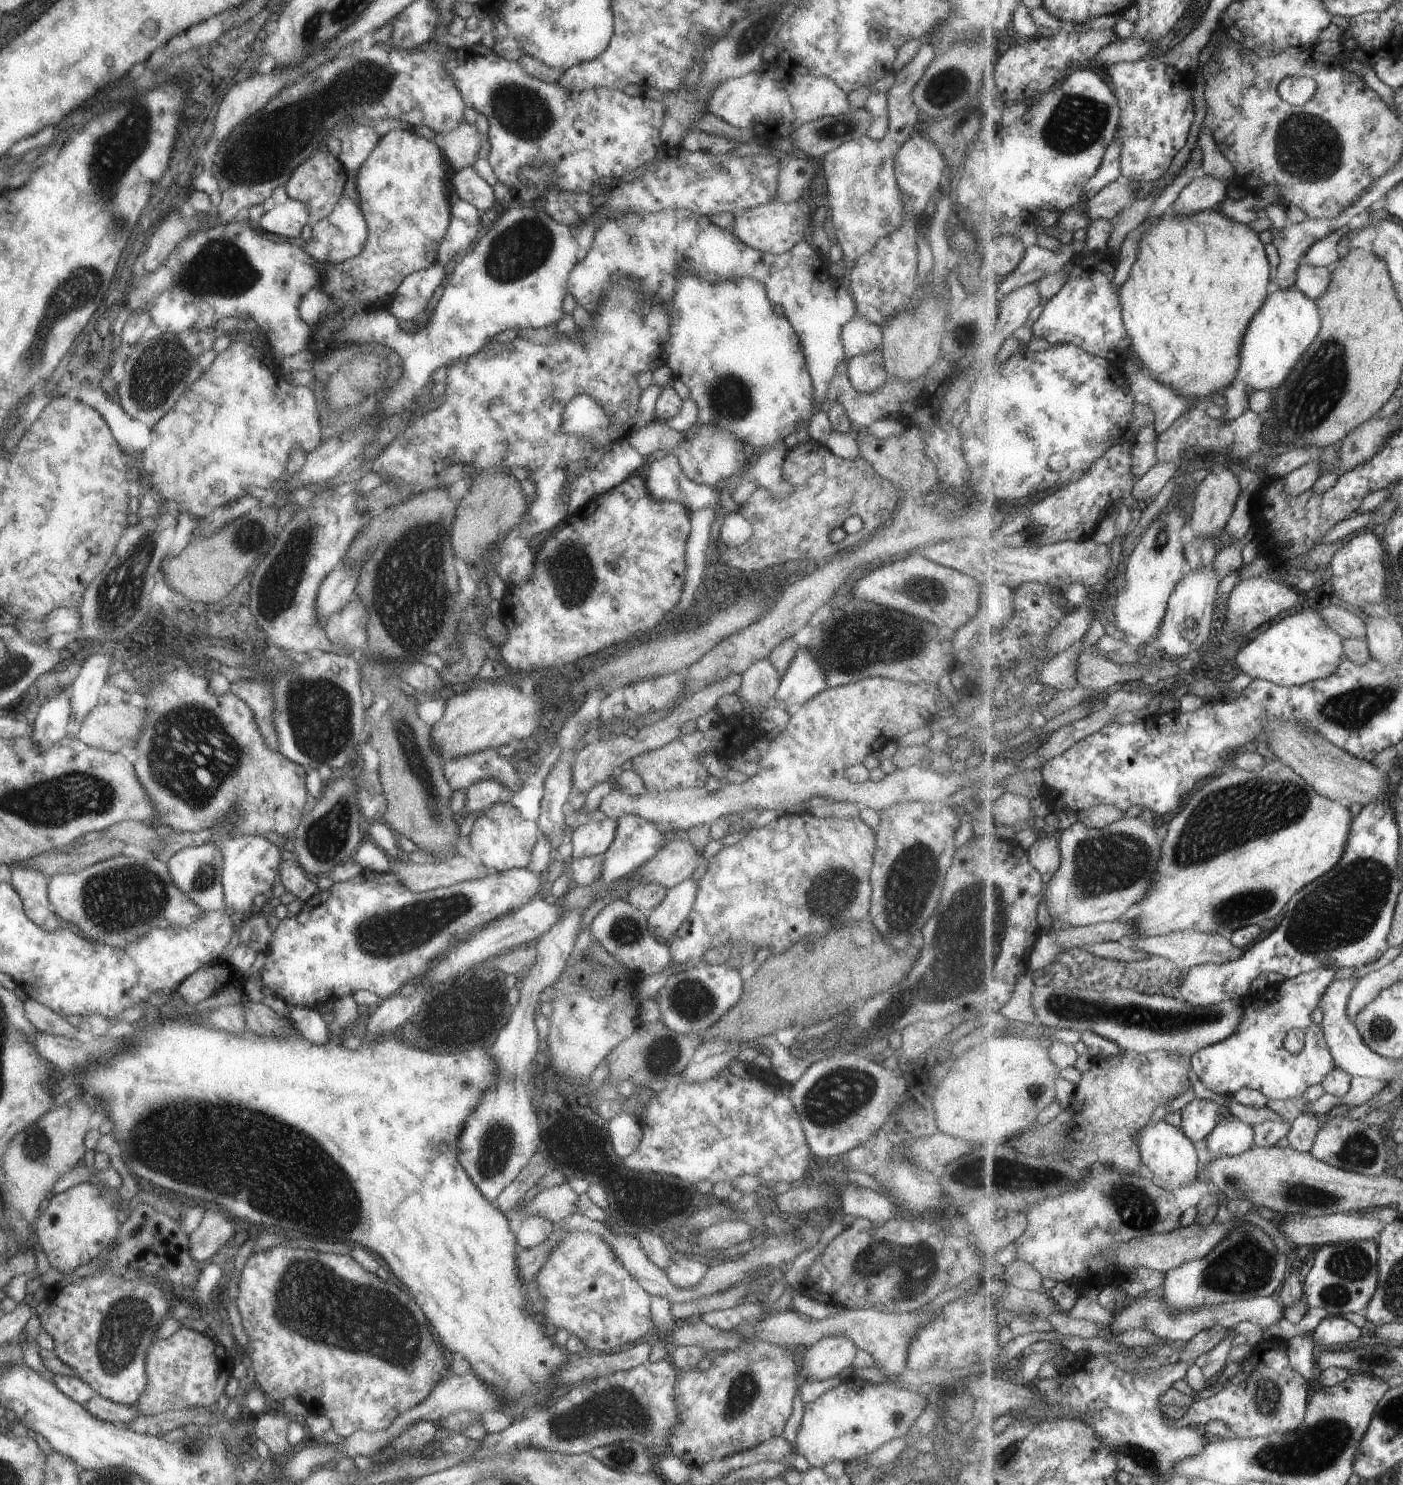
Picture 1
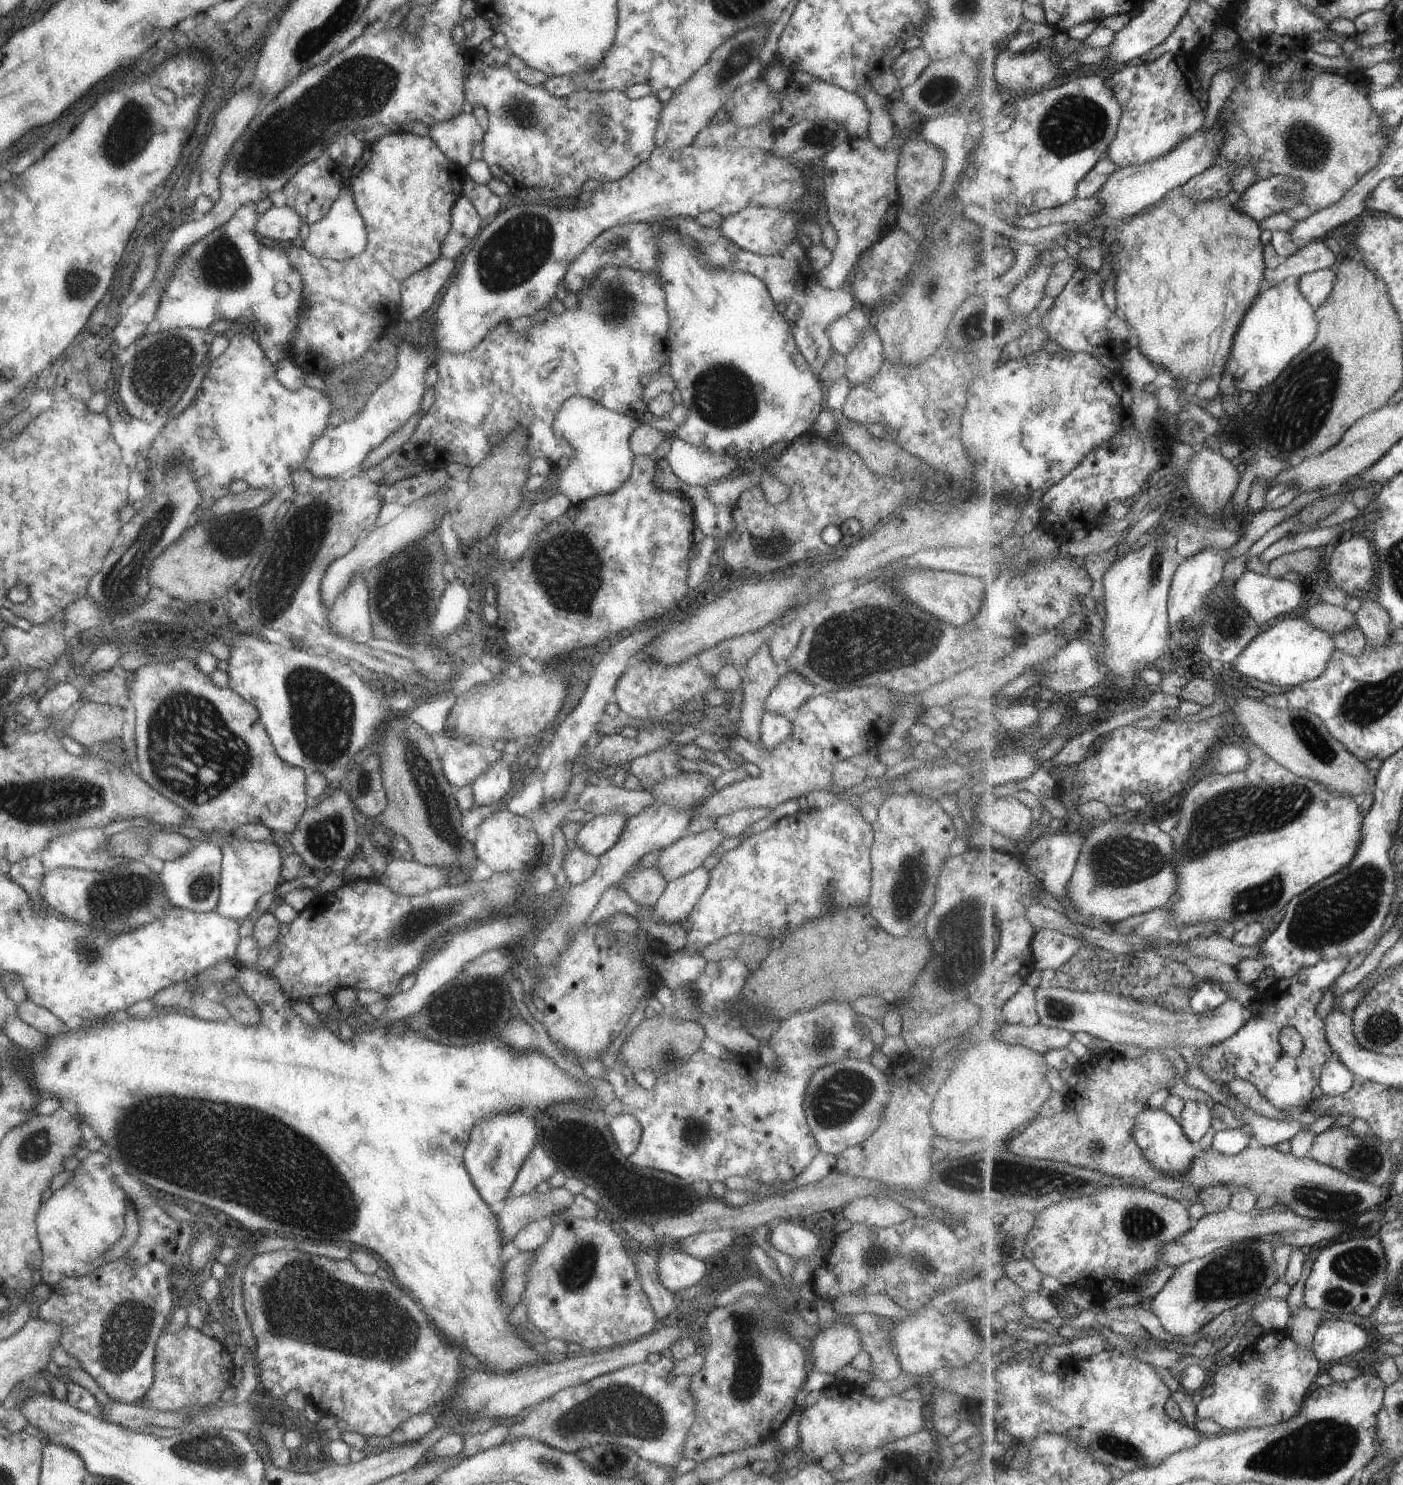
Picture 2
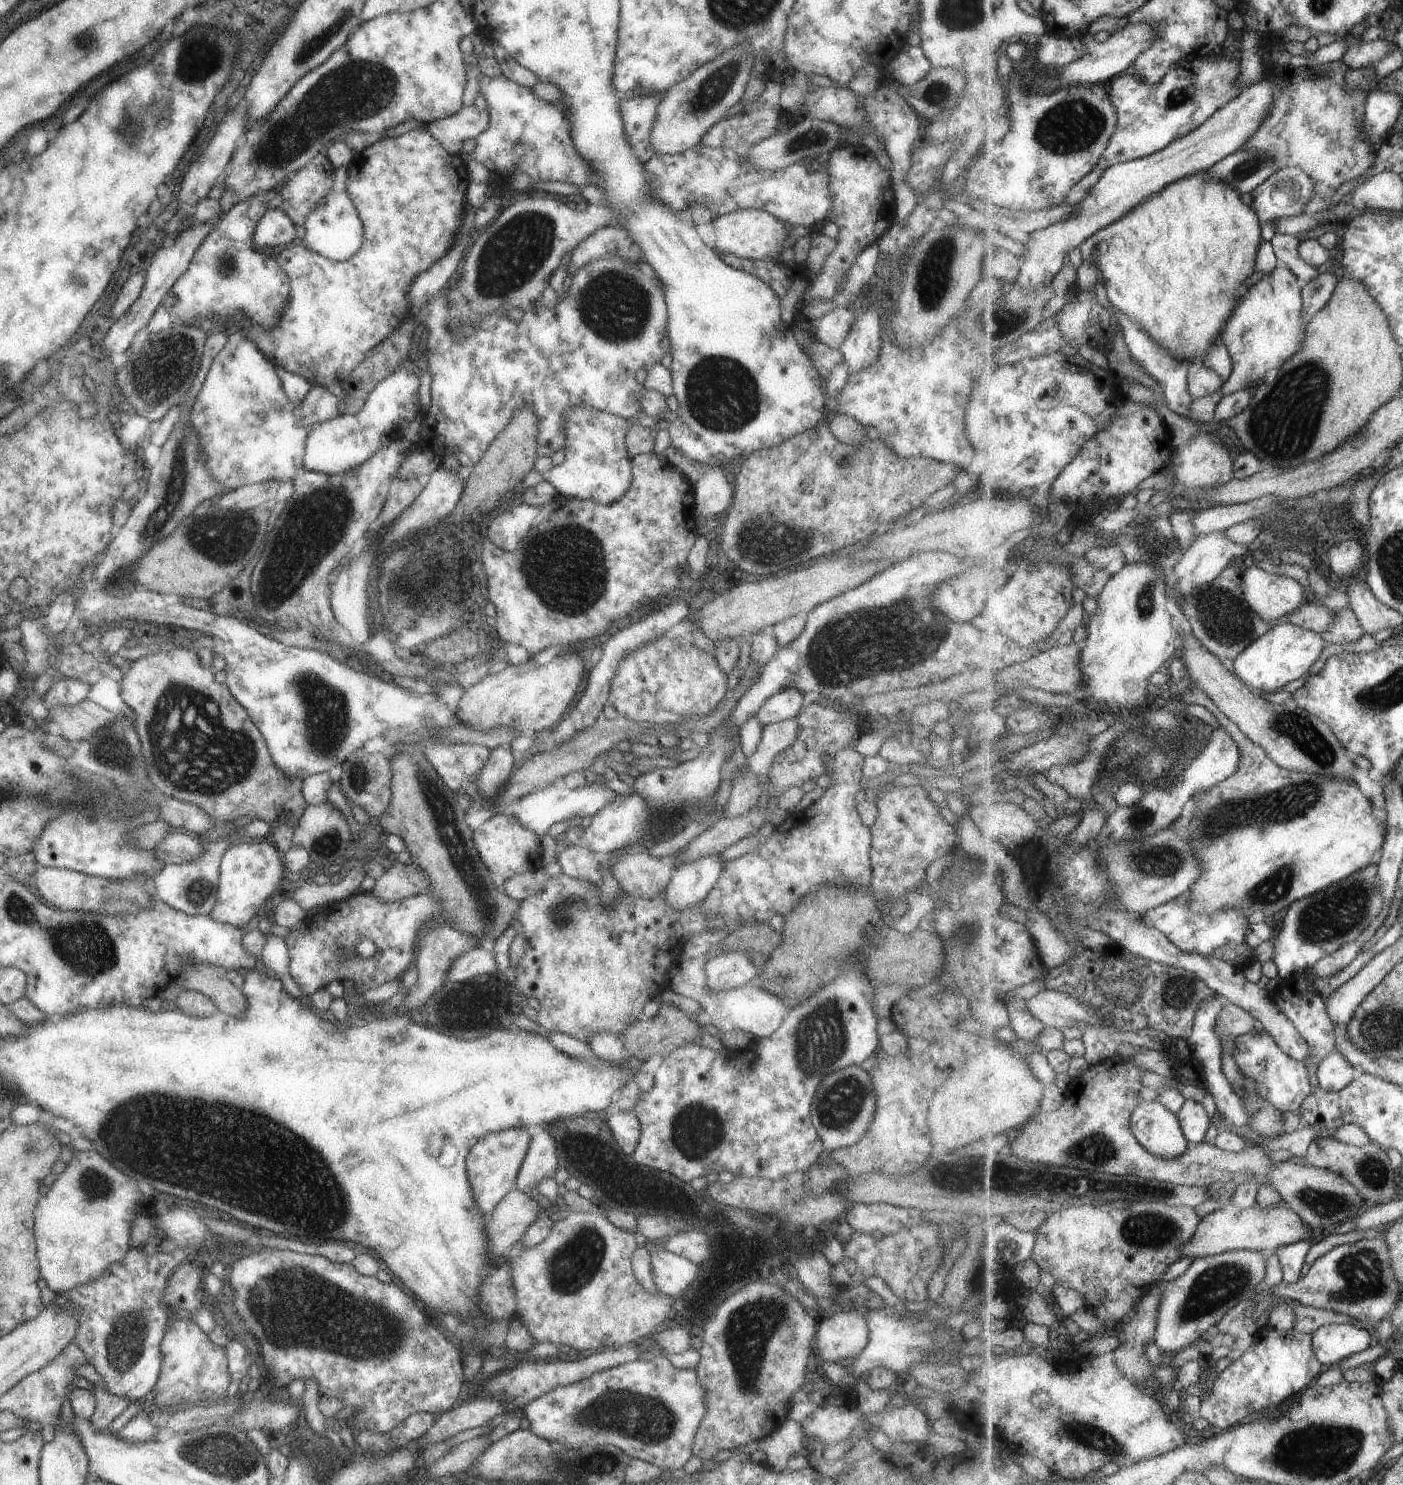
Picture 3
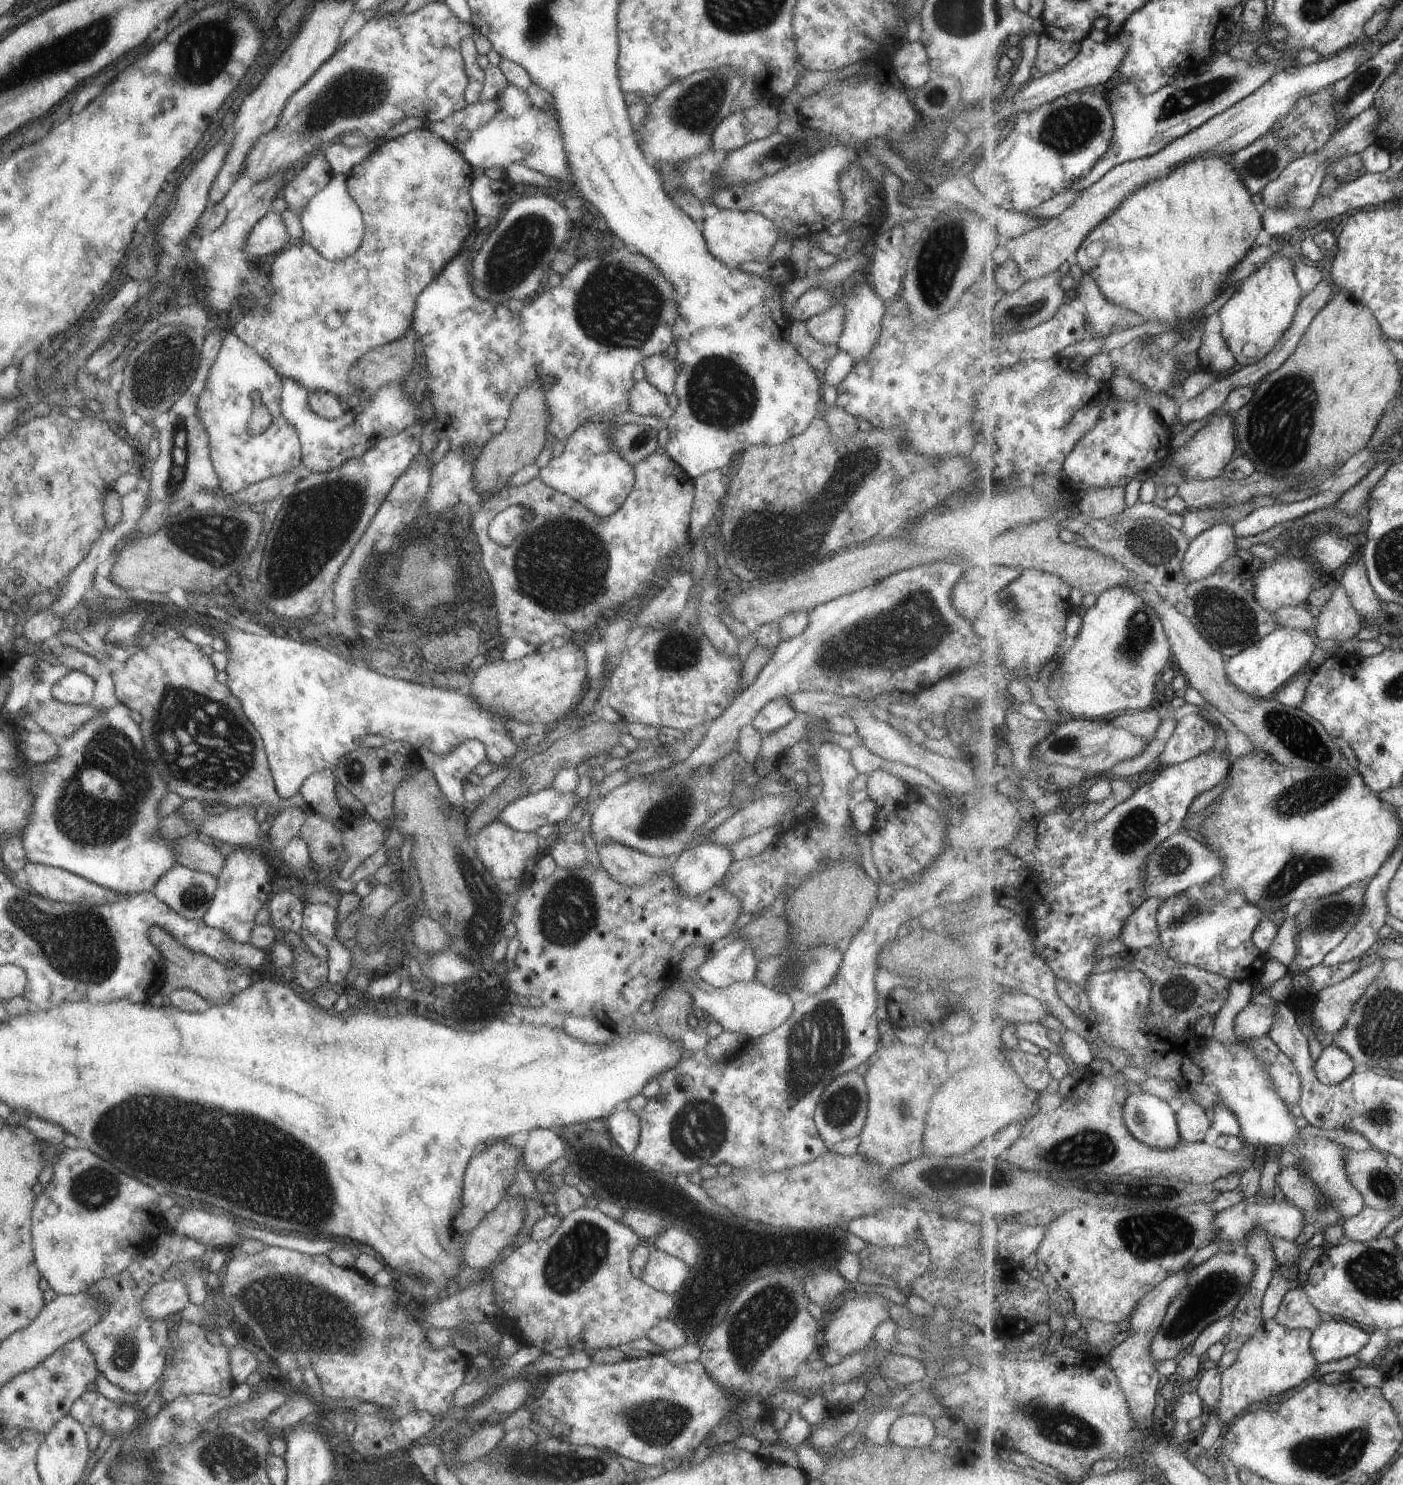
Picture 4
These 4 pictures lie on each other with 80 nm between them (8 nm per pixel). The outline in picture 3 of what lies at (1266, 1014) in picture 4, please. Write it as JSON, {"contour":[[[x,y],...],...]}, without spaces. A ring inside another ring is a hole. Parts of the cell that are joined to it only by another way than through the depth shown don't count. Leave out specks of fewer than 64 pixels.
{"contour":[[[1226,1002],[1219,1018],[1216,1020],[1216,1035],[1220,1039],[1233,1035],[1251,1032],[1252,1030],[1263,1030],[1264,1026],[1260,1020],[1249,1014],[1243,1007]]]}

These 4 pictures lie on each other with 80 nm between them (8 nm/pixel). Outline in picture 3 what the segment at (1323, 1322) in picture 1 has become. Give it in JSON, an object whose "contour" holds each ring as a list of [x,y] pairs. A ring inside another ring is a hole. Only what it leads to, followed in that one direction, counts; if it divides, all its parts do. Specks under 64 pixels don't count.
{"contour":[[[1330,1324],[1322,1326],[1312,1336],[1317,1358],[1326,1368],[1333,1368],[1341,1360],[1355,1352],[1361,1352],[1375,1344],[1374,1338],[1358,1327],[1350,1324]]]}

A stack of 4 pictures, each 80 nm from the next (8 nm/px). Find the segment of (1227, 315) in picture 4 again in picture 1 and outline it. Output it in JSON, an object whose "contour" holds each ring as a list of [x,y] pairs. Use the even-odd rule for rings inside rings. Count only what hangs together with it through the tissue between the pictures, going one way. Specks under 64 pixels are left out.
{"contour":[[[1279,288],[1272,292],[1245,333],[1238,384],[1257,391],[1280,389],[1318,337],[1321,327],[1320,306],[1315,300],[1297,289]]]}

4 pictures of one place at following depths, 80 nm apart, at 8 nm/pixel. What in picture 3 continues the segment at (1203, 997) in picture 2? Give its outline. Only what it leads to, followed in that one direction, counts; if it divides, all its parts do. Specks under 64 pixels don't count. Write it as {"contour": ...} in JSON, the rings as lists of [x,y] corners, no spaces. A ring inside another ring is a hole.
{"contour":[[[1220,995],[1219,997],[1211,997],[1203,1001],[1196,1010],[1195,1024],[1193,1032],[1187,1042],[1191,1046],[1191,1051],[1194,1058],[1202,1063],[1203,1076],[1207,1090],[1211,1092],[1211,1096],[1215,1099],[1215,1105],[1221,1115],[1222,1122],[1225,1124],[1226,1130],[1234,1130],[1235,1127],[1249,1126],[1252,1114],[1251,1111],[1244,1105],[1244,1100],[1235,1092],[1231,1086],[1229,1079],[1224,1073],[1223,1064],[1223,1044],[1222,1040],[1216,1035],[1216,1020],[1220,1016],[1221,1010],[1225,1005],[1225,1000]]]}

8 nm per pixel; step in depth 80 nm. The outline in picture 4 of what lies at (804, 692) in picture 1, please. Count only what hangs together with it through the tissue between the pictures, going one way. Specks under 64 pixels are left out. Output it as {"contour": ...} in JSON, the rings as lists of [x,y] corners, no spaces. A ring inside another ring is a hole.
{"contour":[[[779,695],[768,701],[758,712],[749,720],[749,726],[755,728],[755,732],[760,738],[765,738],[767,734],[771,734],[773,730],[785,726],[789,720],[796,716],[793,708],[789,706],[789,702]]]}

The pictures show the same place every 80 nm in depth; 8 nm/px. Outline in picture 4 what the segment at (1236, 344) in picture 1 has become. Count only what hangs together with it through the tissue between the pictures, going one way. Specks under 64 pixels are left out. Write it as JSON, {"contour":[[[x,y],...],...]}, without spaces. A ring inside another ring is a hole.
{"contour":[[[1237,154],[1193,158],[1191,162],[1185,162],[1185,164],[1177,166],[1171,174],[1147,182],[1145,186],[1141,186],[1141,188],[1135,190],[1133,194],[1129,194],[1129,196],[1121,202],[1121,206],[1119,206],[1111,216],[1107,216],[1107,218],[1089,234],[1084,240],[1084,244],[1080,246],[1074,259],[1083,272],[1089,273],[1099,283],[1108,301],[1111,301],[1114,305],[1135,311],[1141,317],[1143,316],[1146,321],[1165,322],[1169,328],[1176,328],[1173,332],[1178,335],[1187,335],[1202,323],[1205,323],[1208,316],[1207,312],[1205,312],[1205,308],[1207,308],[1217,296],[1220,296],[1220,298],[1223,297],[1220,289],[1226,284],[1232,271],[1236,267],[1239,267],[1241,262],[1244,261],[1244,258],[1248,256],[1254,247],[1253,244],[1255,244],[1257,236],[1259,236],[1261,230],[1264,229],[1261,207],[1257,204],[1253,204],[1253,200],[1251,200],[1253,192],[1249,192],[1249,188],[1245,186],[1245,182],[1243,182],[1243,180],[1239,178],[1239,174],[1235,172],[1237,168],[1231,164],[1233,156],[1237,156]]]}

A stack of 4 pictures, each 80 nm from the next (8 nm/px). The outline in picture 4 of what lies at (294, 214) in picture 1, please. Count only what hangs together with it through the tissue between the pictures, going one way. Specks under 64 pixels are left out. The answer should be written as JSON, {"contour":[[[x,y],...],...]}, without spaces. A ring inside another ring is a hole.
{"contour":[[[267,211],[249,231],[244,242],[244,253],[249,262],[257,262],[260,256],[280,251],[290,242],[280,214]]]}

